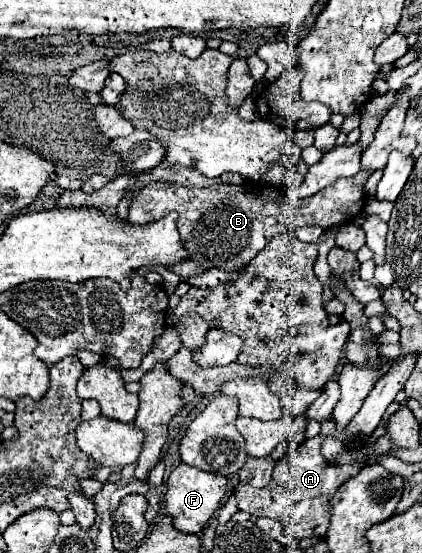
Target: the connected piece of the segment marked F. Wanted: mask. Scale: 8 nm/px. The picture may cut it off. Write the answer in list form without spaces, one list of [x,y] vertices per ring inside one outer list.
[[[180,463],[170,473],[168,483],[166,483],[166,495],[164,495],[166,515],[170,515],[174,519],[174,529],[178,529],[182,533],[198,535],[220,509],[220,501],[222,501],[224,493],[226,493],[226,479],[222,475],[206,473],[196,467],[190,467],[186,463]]]

